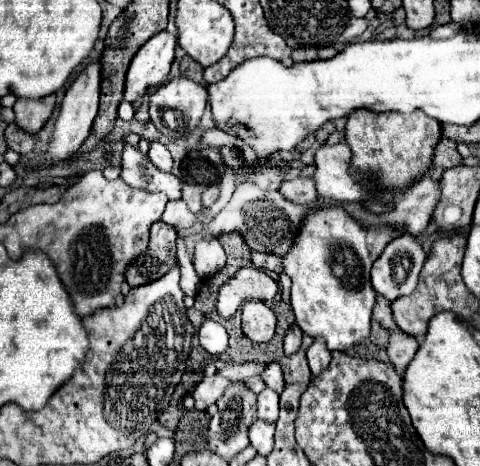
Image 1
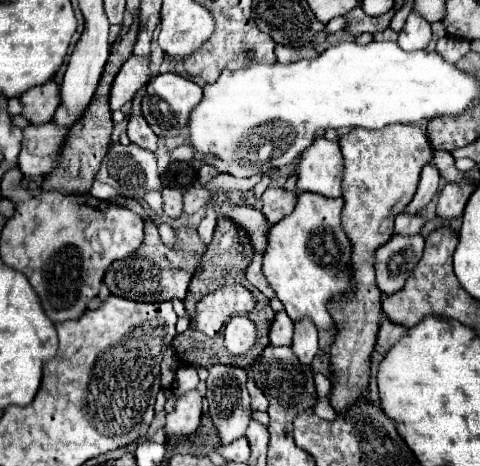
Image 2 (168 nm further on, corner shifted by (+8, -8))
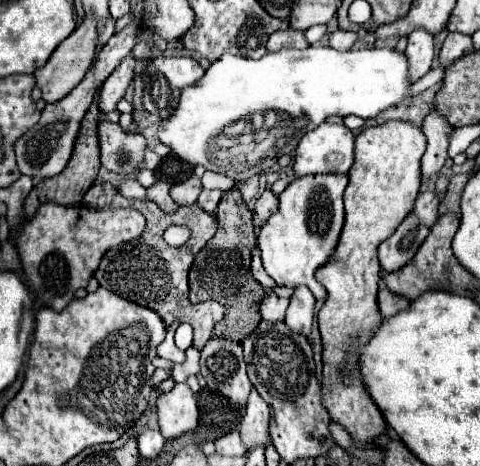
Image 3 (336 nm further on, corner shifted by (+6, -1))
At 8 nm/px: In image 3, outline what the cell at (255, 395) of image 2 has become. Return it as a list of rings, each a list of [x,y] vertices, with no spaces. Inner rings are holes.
[[[252,389],[246,405],[246,413],[240,423],[240,437],[246,449],[254,449],[254,445],[266,447],[270,443],[268,435],[268,421],[270,421],[270,407],[264,403],[264,399]]]

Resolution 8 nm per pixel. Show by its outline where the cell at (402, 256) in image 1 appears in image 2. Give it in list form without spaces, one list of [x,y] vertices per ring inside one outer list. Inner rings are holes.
[[[394,236],[390,242],[380,246],[374,254],[376,284],[382,294],[390,296],[404,288],[406,278],[422,258],[424,238],[416,236]]]

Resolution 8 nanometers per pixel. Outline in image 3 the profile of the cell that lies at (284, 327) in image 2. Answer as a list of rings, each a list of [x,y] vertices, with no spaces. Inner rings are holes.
[[[272,289],[266,291],[264,299],[260,301],[260,315],[266,321],[274,321],[274,323],[276,321],[284,321],[286,309],[288,309],[288,299],[278,297]]]

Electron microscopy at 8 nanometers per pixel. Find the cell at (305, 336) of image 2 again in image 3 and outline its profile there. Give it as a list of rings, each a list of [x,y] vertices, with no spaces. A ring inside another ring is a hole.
[[[296,287],[294,295],[290,297],[290,305],[286,311],[286,325],[302,335],[310,335],[310,327],[314,321],[314,295],[310,293],[310,289]]]

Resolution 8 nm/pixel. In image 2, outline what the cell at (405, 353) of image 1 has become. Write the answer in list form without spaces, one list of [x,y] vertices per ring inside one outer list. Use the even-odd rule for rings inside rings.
[[[382,316],[380,322],[380,332],[378,332],[378,348],[382,354],[388,352],[388,348],[392,348],[392,344],[396,344],[396,340],[400,340],[400,336],[404,336],[406,328],[396,326],[392,322],[388,322],[386,316]]]

